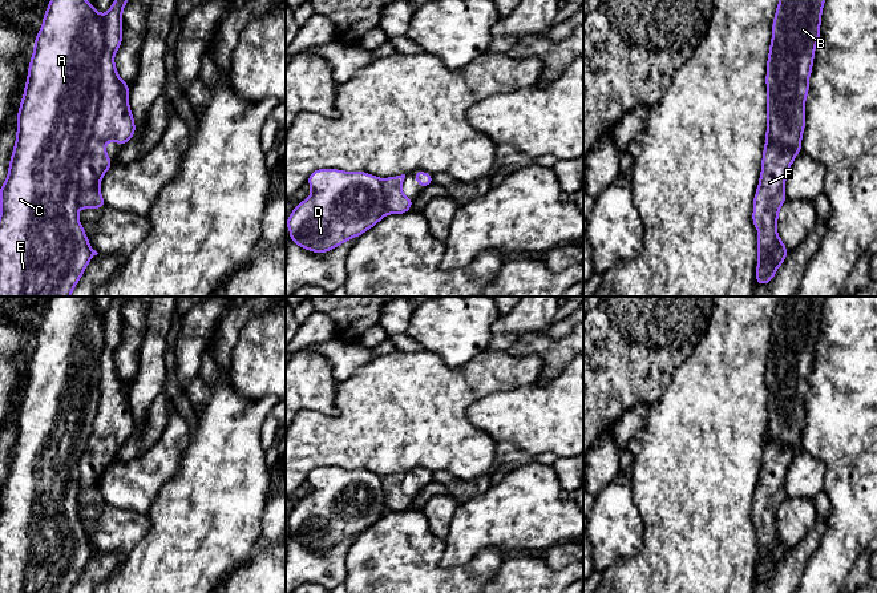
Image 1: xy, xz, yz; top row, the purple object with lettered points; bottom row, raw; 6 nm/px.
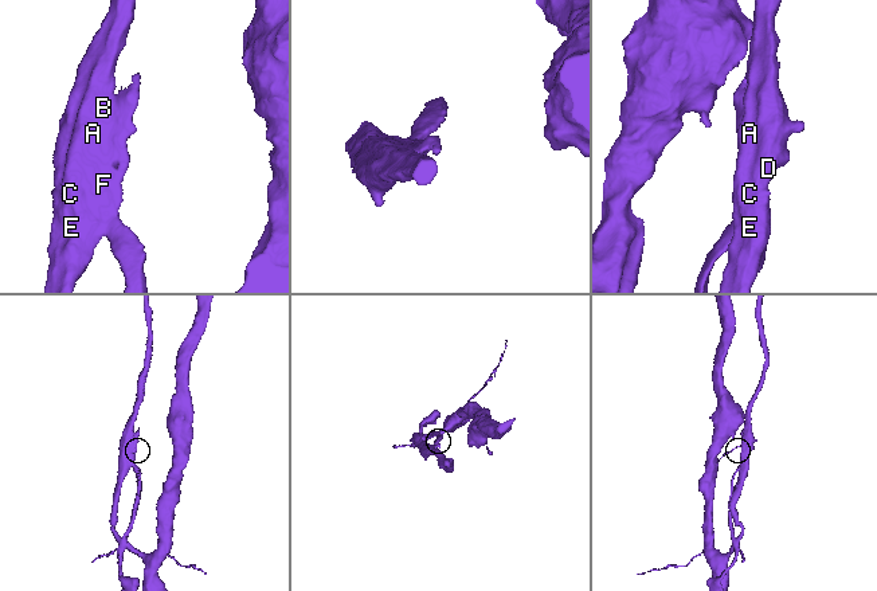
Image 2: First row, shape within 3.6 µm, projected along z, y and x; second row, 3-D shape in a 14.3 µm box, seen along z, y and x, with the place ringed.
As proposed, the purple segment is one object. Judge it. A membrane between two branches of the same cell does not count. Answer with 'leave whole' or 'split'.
split

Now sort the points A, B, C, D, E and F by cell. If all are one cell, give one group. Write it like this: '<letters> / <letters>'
A B C D E / F

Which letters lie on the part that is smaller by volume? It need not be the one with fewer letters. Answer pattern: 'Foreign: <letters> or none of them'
Foreign: F

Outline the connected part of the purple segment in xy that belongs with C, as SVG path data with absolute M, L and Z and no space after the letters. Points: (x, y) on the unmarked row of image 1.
M52 296L33 344L8 475L0 487L0 593L72 593L92 557L90 541L77 515L77 497L80 457L92 435L100 403L104 316L84 296Z

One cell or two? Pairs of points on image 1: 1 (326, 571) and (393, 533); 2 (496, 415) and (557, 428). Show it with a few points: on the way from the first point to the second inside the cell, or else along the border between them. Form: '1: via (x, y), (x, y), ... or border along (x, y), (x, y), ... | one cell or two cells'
1: border along (358, 535), (346, 557), (344, 579) | two cells
2: via (510, 415), (542, 419) | one cell

